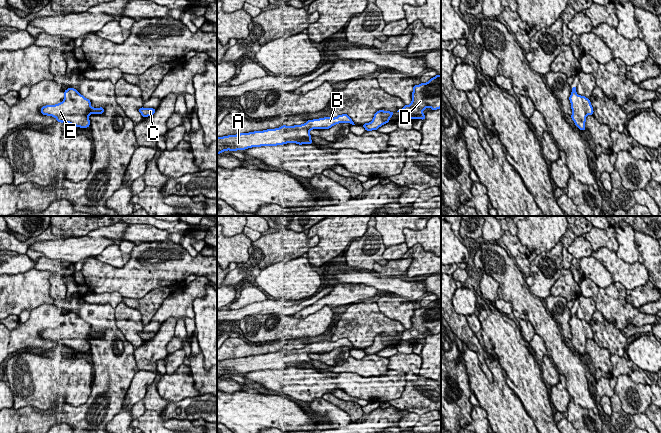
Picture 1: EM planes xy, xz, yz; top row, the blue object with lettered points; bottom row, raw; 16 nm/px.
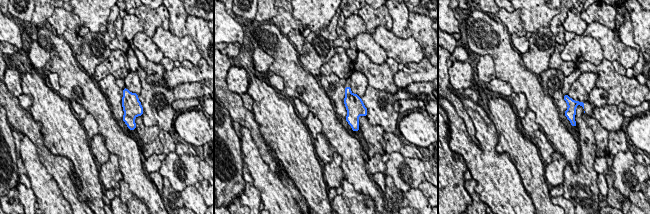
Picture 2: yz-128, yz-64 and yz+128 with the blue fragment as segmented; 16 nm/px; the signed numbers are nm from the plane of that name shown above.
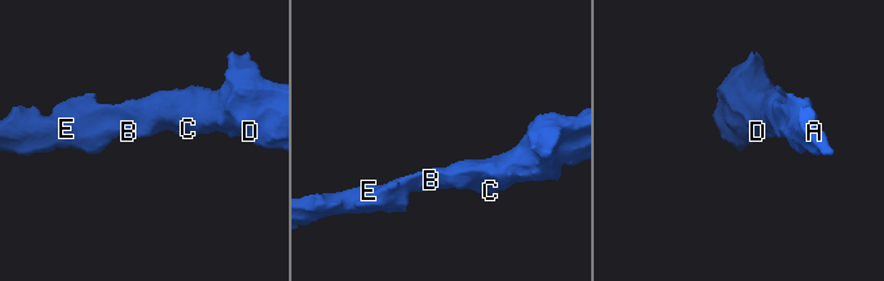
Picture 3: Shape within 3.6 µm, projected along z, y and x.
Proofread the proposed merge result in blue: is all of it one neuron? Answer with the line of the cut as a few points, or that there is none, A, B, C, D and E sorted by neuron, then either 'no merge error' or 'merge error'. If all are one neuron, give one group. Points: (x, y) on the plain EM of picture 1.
no cut; A B C D E; no merge error

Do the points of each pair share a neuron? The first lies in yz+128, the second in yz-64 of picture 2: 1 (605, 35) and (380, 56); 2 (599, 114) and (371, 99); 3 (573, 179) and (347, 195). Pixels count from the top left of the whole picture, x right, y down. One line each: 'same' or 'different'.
1: different
2: same
3: same

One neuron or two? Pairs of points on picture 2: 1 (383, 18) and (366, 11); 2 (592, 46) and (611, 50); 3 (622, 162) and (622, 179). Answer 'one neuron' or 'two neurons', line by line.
1: one neuron
2: two neurons
3: one neuron

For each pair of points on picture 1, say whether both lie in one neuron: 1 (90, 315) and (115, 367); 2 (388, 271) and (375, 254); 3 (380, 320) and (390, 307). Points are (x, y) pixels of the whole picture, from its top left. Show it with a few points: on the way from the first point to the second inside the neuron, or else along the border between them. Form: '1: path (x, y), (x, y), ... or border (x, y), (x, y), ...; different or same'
1: path (104, 326), (107, 329), (108, 353); same
2: border (388, 261), (382, 265), (375, 263), (372, 269); different
3: border (375, 302), (385, 315), (397, 320), (404, 328); different

